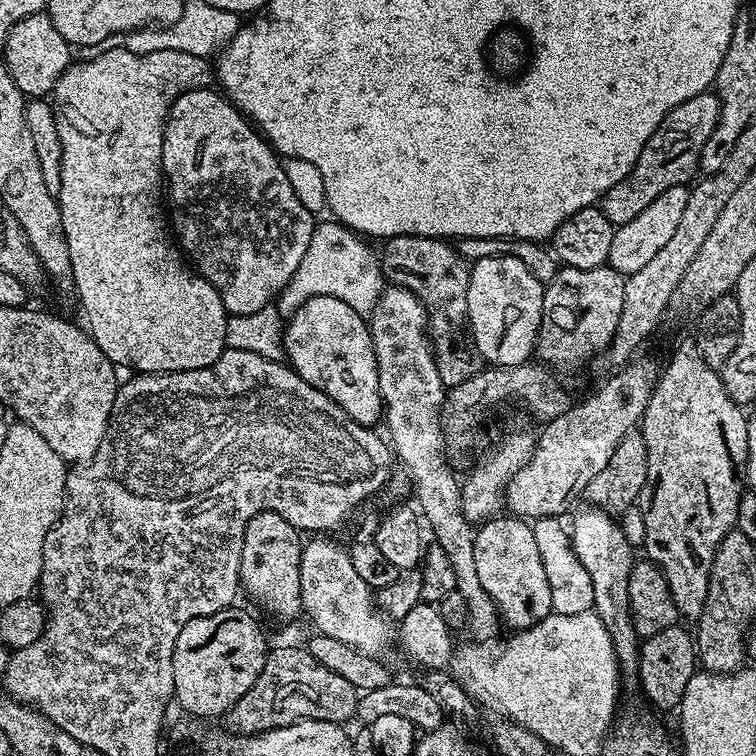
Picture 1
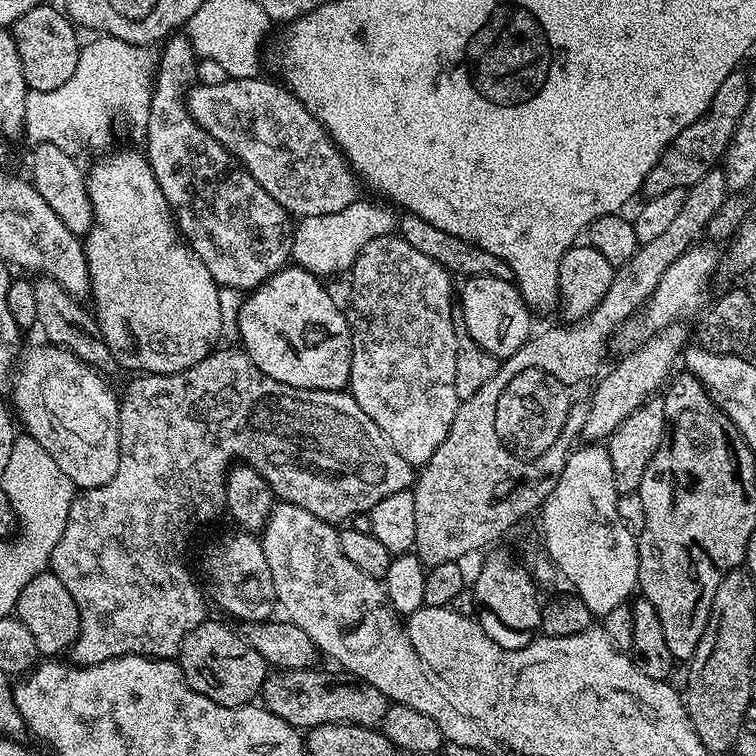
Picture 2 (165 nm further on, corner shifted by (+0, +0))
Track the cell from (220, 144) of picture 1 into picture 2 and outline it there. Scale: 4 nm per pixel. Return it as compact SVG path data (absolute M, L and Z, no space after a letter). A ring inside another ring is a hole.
M173 34L163 41L161 48L164 49L159 49L158 52L150 118L146 129L148 164L158 178L158 186L162 186L166 202L172 207L181 237L188 247L194 250L194 254L202 258L202 263L206 265L206 270L210 270L214 282L219 284L221 289L237 288L240 294L247 294L289 263L293 217L288 215L285 208L278 206L278 202L274 202L274 198L270 198L270 194L266 194L266 190L262 190L262 186L254 182L244 165L232 153L227 152L213 136L206 134L206 130L202 130L202 126L198 126L198 122L194 122L194 118L188 113L186 89L197 83L198 57L187 35Z

